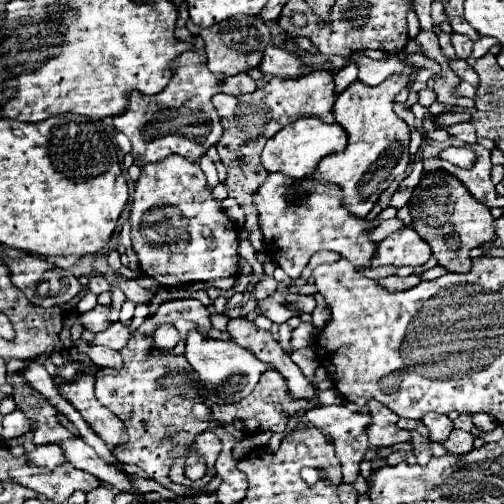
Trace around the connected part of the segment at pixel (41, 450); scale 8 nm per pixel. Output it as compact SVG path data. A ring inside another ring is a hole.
M41 445L35 451L27 453L27 457L29 457L29 461L33 465L45 467L45 469L53 469L53 467L57 467L57 465L61 465L65 461L63 451L57 445Z

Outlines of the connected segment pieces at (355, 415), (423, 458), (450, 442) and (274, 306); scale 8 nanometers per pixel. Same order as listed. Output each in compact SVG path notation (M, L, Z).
M327 405L327 407L313 407L311 411L307 411L303 415L303 419L321 429L329 439L331 443L335 445L335 453L341 461L341 469L343 469L343 481L345 483L353 483L359 475L359 463L367 451L367 427L371 425L371 415L365 413L365 411L353 411L349 409L347 405Z
M411 433L411 443L413 443L413 453L417 457L419 465L427 465L431 461L431 449L429 449L429 439L425 439L419 433Z
M453 429L449 439L443 443L443 447L453 453L453 455L463 455L465 451L473 449L473 441L471 441L471 433L465 433L461 429Z
M273 293L271 297L257 301L257 309L261 315L271 319L273 323L283 323L295 315L309 315L315 307L315 297L309 295L291 295L291 293Z

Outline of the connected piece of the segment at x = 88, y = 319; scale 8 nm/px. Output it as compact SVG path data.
M97 305L95 309L91 309L91 311L87 311L87 313L81 313L79 323L81 323L85 329L89 329L89 331L99 333L99 331L105 331L105 329L109 327L109 323L107 323L107 319L105 319L107 315L109 315L109 307Z

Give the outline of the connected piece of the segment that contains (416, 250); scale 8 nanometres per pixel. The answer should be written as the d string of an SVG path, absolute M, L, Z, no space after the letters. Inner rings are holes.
M401 227L399 231L387 235L375 249L375 255L371 259L373 267L379 265L425 265L431 257L429 245L417 235L415 229Z

